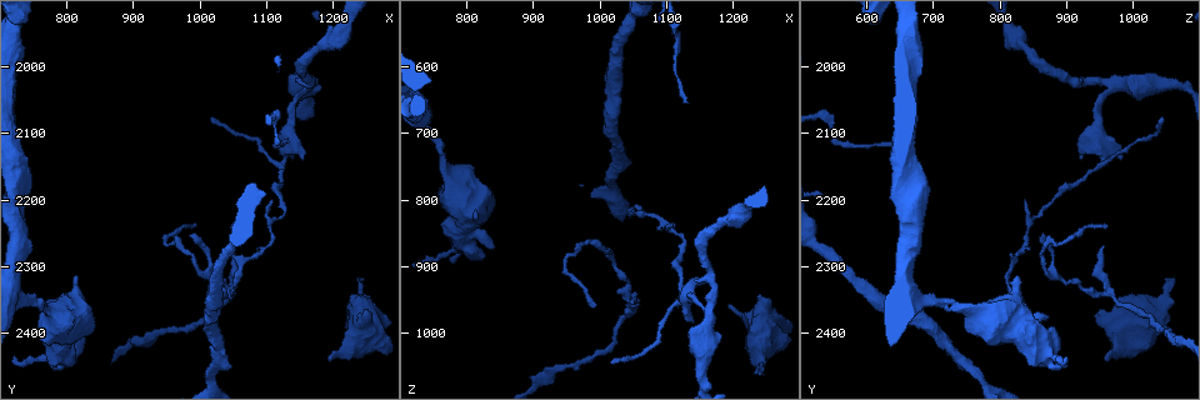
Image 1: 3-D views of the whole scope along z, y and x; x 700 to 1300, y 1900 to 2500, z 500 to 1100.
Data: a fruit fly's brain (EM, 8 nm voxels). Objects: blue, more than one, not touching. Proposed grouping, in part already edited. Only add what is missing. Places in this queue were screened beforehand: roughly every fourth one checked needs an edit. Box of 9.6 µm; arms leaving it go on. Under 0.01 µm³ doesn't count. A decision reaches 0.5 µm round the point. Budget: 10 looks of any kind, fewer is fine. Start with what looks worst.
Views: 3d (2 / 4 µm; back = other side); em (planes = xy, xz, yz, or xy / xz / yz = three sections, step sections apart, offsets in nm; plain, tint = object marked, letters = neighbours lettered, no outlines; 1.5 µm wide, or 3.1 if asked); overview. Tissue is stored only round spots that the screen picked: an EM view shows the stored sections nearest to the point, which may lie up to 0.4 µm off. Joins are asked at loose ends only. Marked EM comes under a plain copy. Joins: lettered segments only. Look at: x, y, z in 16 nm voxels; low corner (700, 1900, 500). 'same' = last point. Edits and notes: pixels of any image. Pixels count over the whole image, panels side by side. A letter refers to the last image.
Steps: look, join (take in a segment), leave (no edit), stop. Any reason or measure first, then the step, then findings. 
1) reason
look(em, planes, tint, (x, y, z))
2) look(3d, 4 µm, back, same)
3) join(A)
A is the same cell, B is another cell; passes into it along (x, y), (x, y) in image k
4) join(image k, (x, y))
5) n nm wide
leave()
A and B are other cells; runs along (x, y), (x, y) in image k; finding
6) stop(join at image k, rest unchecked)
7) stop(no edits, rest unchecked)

stops while still wide
look(em, xz, step 4, tint, (1240, 2375, 945))

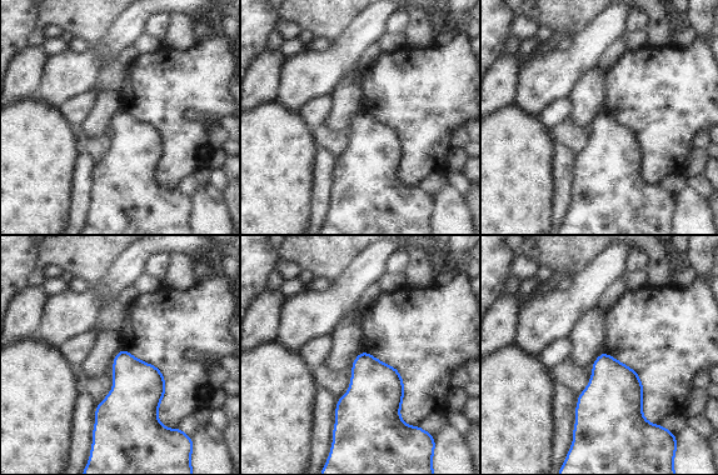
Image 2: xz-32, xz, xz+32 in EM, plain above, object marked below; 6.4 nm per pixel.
another direction
look(em, xy, step 4, letters, same)

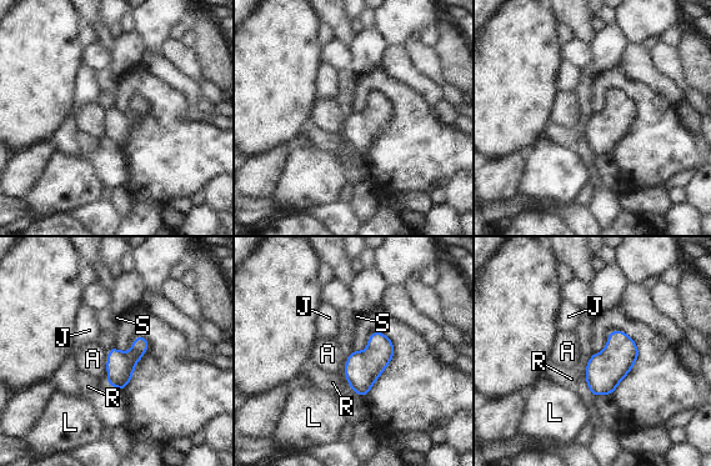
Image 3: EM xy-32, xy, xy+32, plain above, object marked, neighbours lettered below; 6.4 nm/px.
leave()
A, J, L, R and S are other cells; no lettered segment goes on from it

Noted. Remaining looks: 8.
free end
look(em, planes, letters, (1155, 2135, 925))

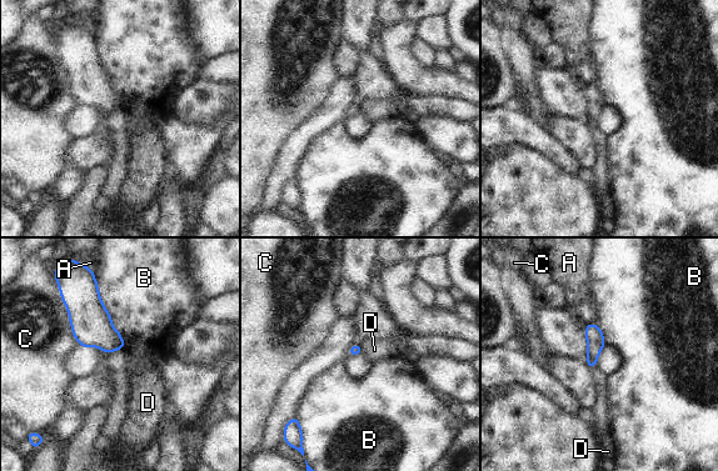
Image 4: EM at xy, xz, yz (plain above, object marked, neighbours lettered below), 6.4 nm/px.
leave()
A, B, C and D are other cells; border along (359, 344), (363, 352) in image 4; no lettered segment goes on from it

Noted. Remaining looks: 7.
an open end
look(3d, 4 µm, back, (1235, 2320, 1060))

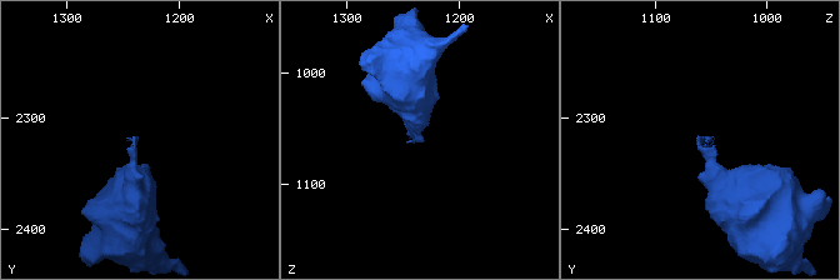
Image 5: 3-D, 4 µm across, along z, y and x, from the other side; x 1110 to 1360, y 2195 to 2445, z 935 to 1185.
now the EM
look(em, xy, step 8, tint, (1240, 2316, 1064))

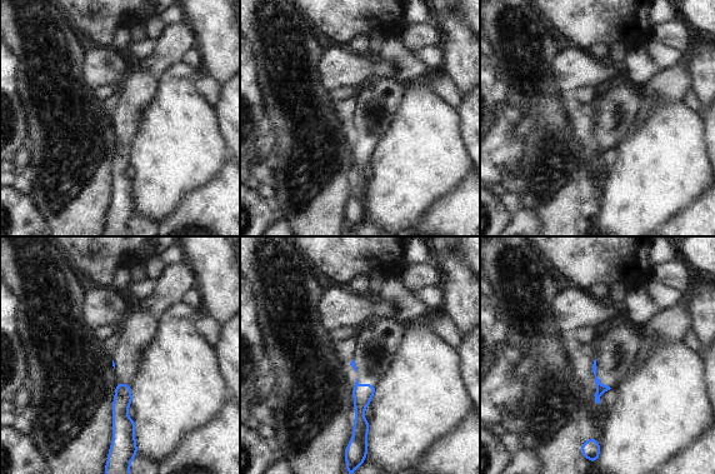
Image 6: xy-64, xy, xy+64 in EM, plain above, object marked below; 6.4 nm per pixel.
look(em, planes, letters, same)

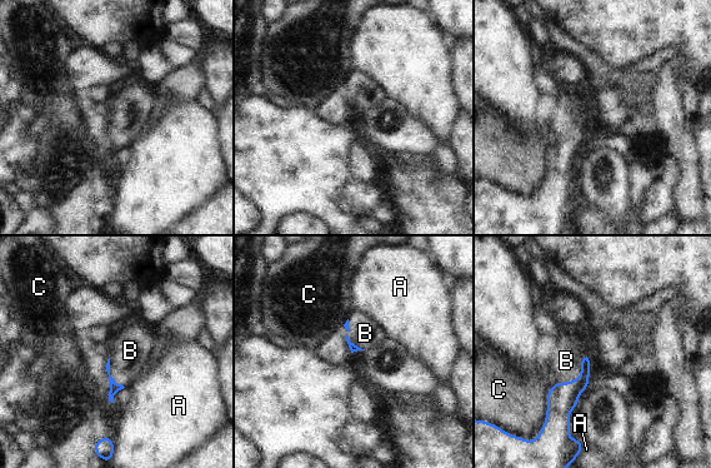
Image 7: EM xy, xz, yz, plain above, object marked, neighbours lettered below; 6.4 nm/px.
C touches over 300 nm
join(B)
B is the same cell, A and C are other cells; passes into it along (561, 398), (579, 377), (566, 361) in image 7; the cell continues

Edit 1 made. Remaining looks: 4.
look(overview)

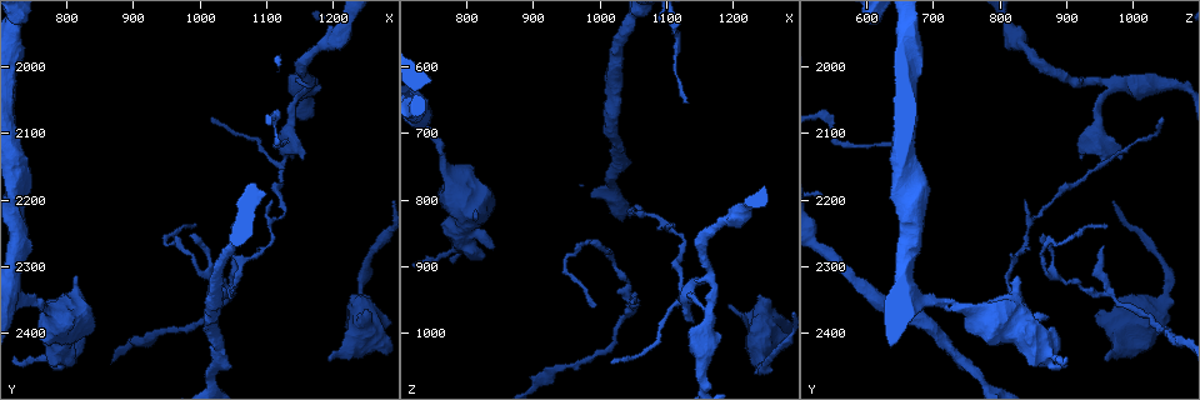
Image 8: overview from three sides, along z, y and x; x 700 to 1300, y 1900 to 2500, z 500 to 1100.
branch stops here
look(em, xz, step 8, tint, (840, 2375, 870))

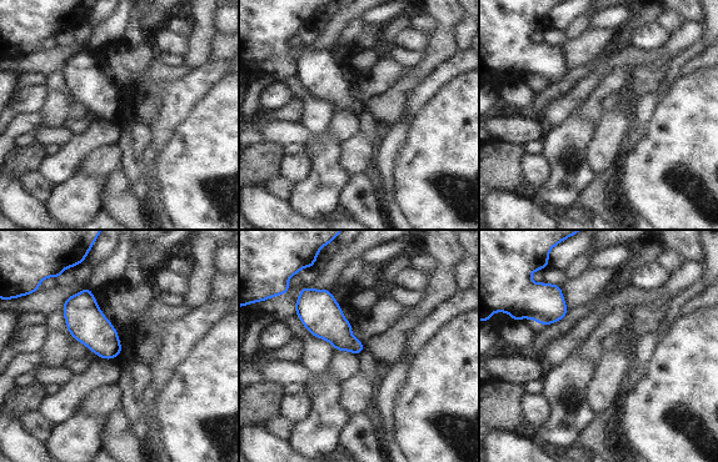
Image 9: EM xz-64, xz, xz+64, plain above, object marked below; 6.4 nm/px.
look(em, planes, letters, same)

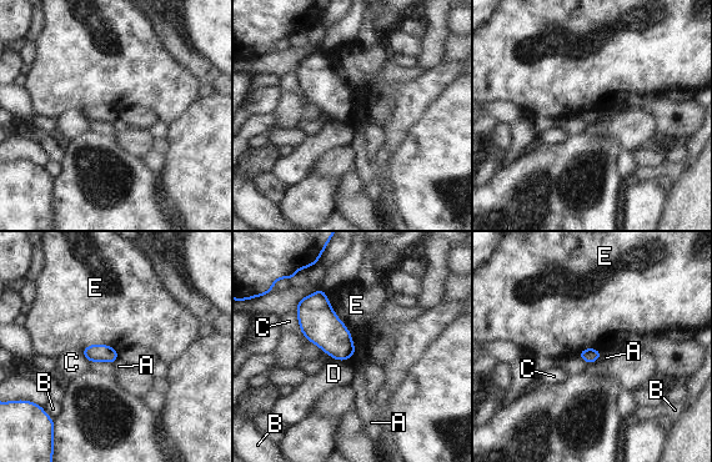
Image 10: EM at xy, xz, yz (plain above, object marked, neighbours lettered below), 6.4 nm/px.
E touches over 480 nm
leave()
A, B, C, D and E are other cells; border along (324, 291), (354, 345), (344, 361) in image 10; none of them fits

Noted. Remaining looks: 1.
stop(join at image 7, rest unchecked)

